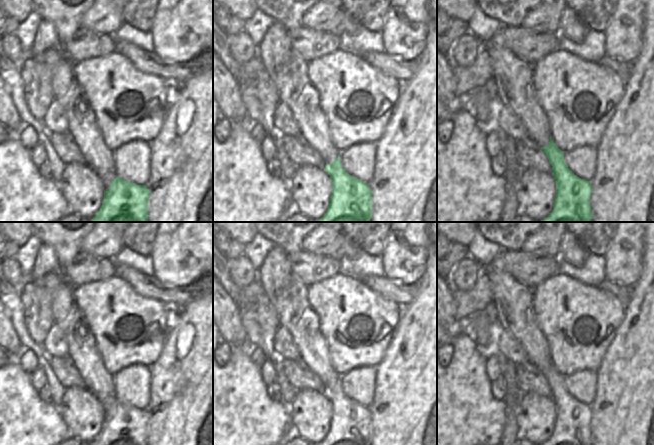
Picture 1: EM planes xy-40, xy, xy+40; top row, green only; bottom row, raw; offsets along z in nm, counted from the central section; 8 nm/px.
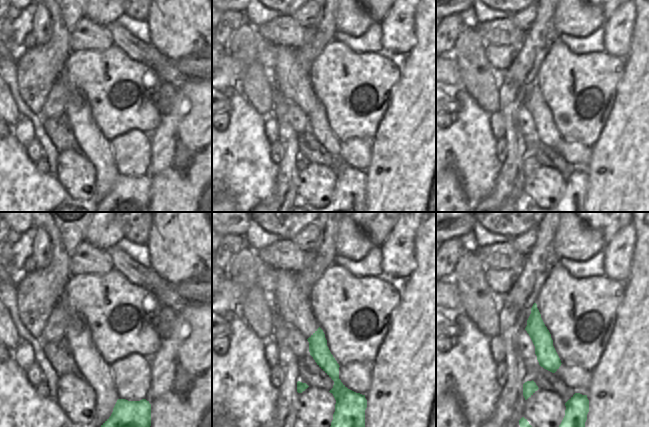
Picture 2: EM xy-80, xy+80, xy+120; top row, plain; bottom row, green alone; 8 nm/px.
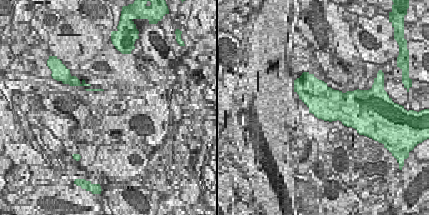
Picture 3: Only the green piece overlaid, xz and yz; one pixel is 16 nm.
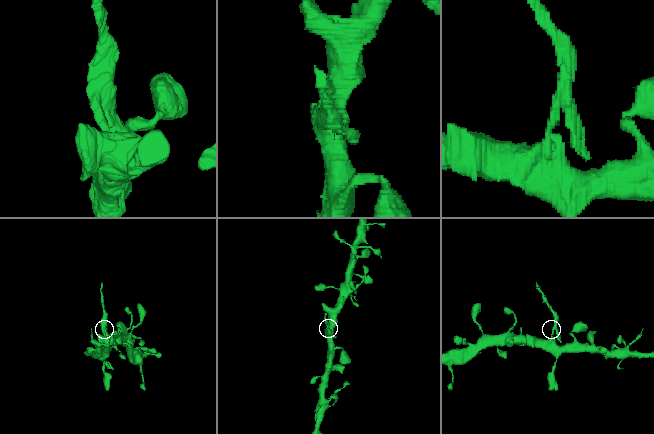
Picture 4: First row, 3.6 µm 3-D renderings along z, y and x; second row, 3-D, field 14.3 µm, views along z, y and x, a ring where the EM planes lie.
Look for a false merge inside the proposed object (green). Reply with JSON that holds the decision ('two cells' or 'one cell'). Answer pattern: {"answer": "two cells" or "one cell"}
{"answer": "two cells"}

